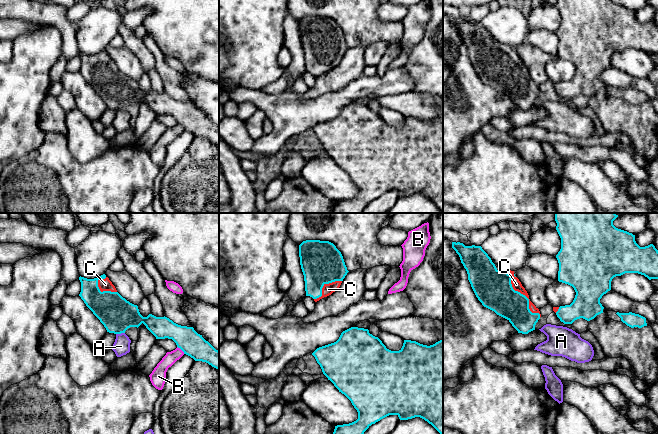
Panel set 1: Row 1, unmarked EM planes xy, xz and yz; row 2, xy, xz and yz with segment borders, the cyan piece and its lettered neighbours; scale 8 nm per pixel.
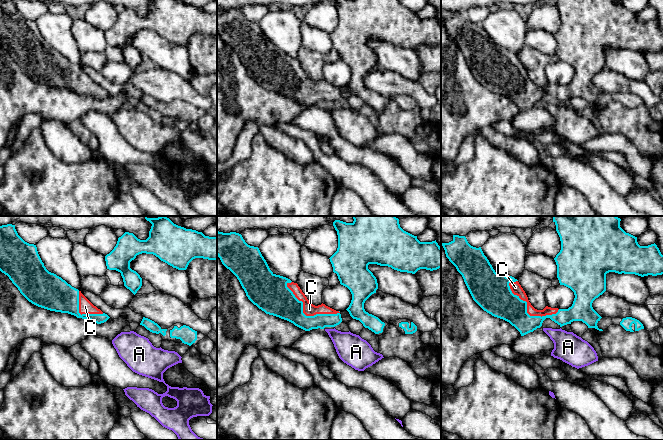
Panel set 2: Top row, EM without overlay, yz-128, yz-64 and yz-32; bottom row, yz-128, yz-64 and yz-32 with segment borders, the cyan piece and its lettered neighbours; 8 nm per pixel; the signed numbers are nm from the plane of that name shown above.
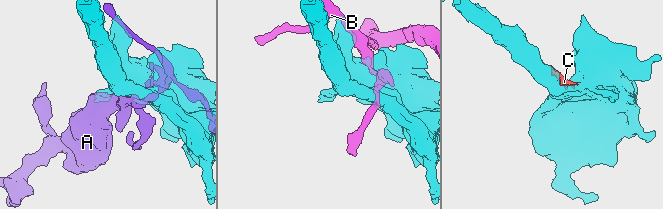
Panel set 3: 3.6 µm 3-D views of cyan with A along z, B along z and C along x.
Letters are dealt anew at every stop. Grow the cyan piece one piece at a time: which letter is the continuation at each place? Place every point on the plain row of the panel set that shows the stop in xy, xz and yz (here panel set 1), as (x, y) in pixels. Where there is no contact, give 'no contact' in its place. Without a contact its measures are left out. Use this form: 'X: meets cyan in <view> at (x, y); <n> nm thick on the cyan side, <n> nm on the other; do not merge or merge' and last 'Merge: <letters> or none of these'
A: meets cyan in xy at (120, 109); 280 nm thick on the cyan side, 140 nm on the other; do not merge
B: meets cyan in xy at (181, 125); 190 nm thick on the cyan side, 100 nm on the other; do not merge
C: meets cyan in yz at (522, 70); 300 nm thick on the cyan side, 80 nm on the other; merge
Merge: C

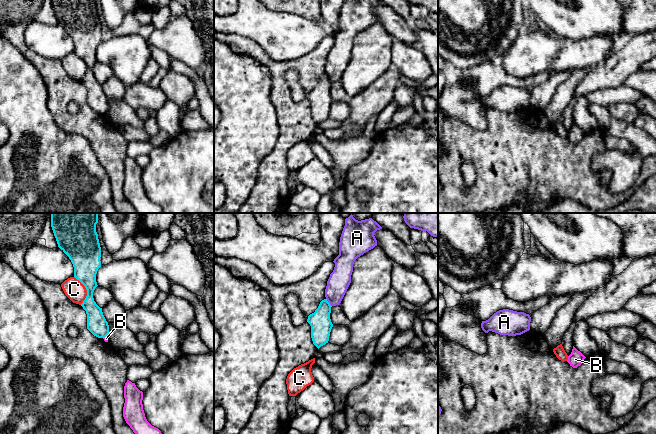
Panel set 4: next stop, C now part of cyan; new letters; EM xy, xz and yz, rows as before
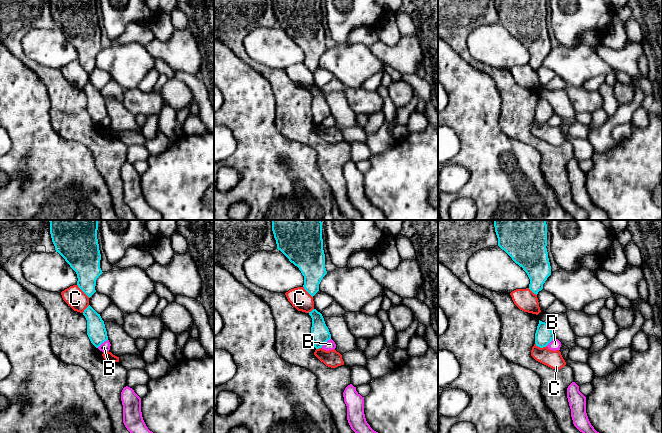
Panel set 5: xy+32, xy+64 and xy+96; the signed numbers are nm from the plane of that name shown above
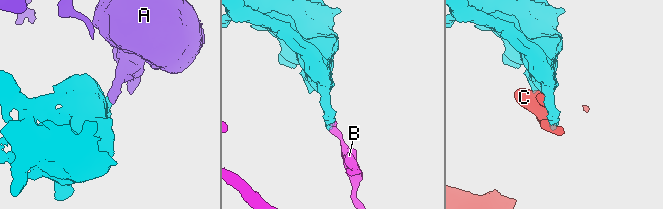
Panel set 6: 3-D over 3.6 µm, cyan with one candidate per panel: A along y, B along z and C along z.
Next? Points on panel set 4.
A: meets cyan in xz at (328, 78); 170 nm thick on the cyan side, 170 nm on the other; do not merge
B: meets cyan in xy at (105, 112); 160 nm thick on the cyan side, 30 nm on the other; do not merge
C: meets cyan in xy at (86, 65); 220 nm thick on the cyan side, 160 nm on the other; do not merge
Merge: none of these

